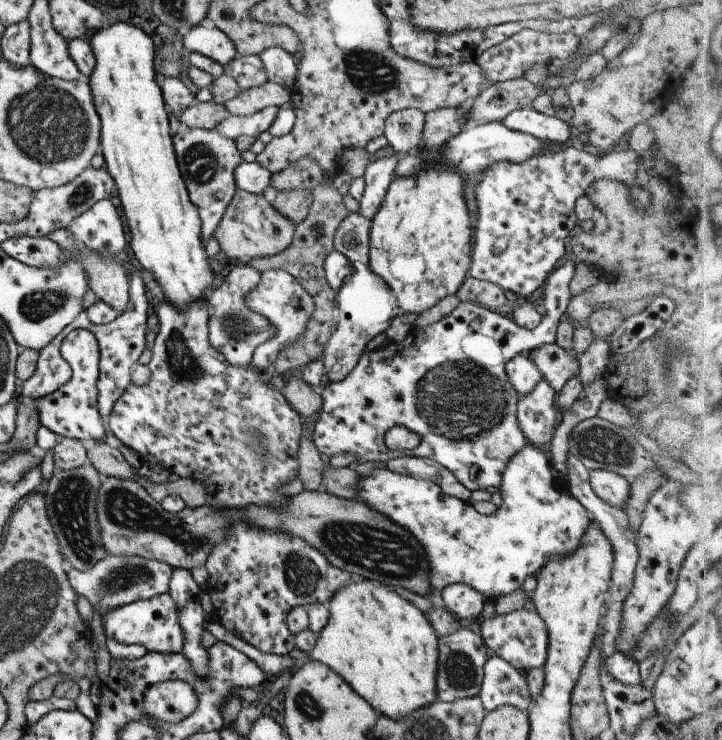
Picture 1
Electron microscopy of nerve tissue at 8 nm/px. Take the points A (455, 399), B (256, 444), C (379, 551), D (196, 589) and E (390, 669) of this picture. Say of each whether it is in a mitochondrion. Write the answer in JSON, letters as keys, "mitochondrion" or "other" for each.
{"A":"mitochondrion","B":"mitochondrion","C":"mitochondrion","D":"other","E":"other"}

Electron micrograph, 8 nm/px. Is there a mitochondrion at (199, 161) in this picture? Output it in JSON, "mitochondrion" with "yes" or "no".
{"mitochondrion":"yes"}

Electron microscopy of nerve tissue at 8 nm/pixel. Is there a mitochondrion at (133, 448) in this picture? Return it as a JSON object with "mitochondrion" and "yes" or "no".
{"mitochondrion":"no"}

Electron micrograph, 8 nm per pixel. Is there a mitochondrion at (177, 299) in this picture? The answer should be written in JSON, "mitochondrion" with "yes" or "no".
{"mitochondrion":"no"}

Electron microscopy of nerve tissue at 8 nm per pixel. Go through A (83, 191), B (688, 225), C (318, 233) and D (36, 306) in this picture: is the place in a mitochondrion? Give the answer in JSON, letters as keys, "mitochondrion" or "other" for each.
{"A":"mitochondrion","B":"other","C":"mitochondrion","D":"mitochondrion"}

